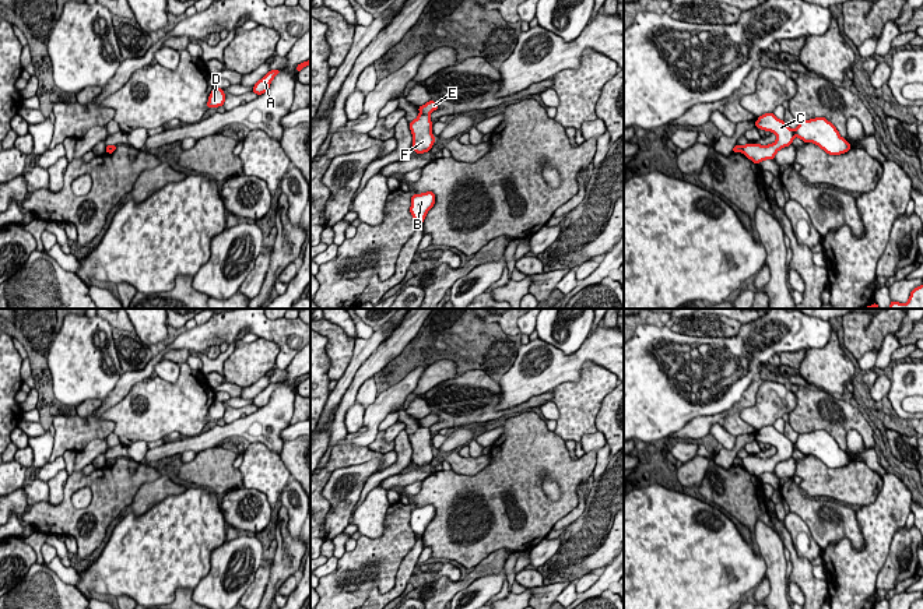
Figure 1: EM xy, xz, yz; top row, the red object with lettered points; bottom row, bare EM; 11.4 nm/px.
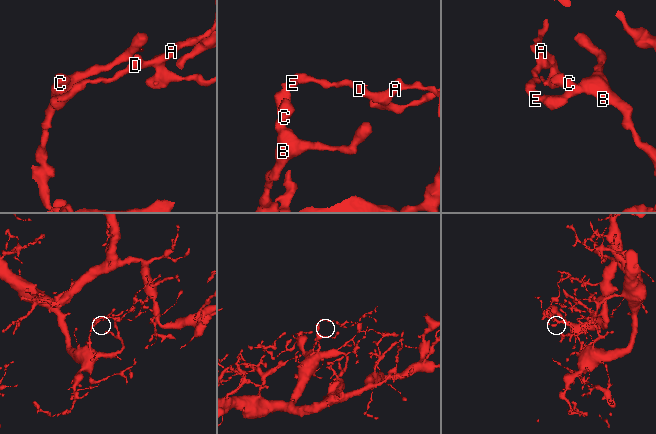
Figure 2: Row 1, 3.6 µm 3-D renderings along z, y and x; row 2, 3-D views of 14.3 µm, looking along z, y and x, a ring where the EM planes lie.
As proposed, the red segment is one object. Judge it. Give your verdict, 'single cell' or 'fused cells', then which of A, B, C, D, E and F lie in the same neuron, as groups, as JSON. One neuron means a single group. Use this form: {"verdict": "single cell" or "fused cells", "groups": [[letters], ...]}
{"verdict": "fused cells", "groups": [["A", "D", "E"], ["B", "C", "F"]]}

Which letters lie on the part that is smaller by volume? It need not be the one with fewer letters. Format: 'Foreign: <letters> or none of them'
Foreign: A, D, E

